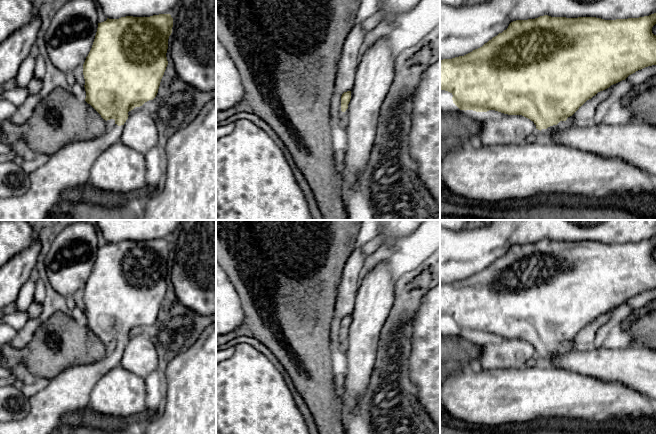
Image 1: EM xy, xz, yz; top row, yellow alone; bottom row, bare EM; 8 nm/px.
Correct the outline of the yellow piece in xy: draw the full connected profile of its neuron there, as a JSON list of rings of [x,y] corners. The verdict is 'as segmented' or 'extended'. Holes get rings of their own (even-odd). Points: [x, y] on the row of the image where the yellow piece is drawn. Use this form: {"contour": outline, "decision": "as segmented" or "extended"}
{"contour": [[[159,14],[150,17],[126,16],[119,19],[107,18],[106,21],[98,23],[92,48],[83,64],[85,101],[104,120],[114,119],[115,124],[100,137],[92,140],[74,141],[50,156],[45,164],[29,174],[30,187],[25,194],[18,197],[0,197],[0,220],[46,220],[56,202],[62,198],[62,194],[67,189],[89,183],[90,169],[94,162],[106,149],[120,141],[124,123],[129,116],[128,112],[156,97],[161,79],[168,65],[166,53],[172,27],[173,18],[170,14]]], "decision": "extended"}

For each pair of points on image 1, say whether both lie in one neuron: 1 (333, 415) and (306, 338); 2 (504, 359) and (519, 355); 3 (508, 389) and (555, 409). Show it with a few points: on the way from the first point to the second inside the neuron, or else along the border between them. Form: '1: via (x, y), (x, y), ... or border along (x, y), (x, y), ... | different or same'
1: via (321, 396), (312, 377), (307, 357) | same
2: via (508, 357), (515, 356) | same
3: via (520, 394), (540, 394), (543, 397) | same

